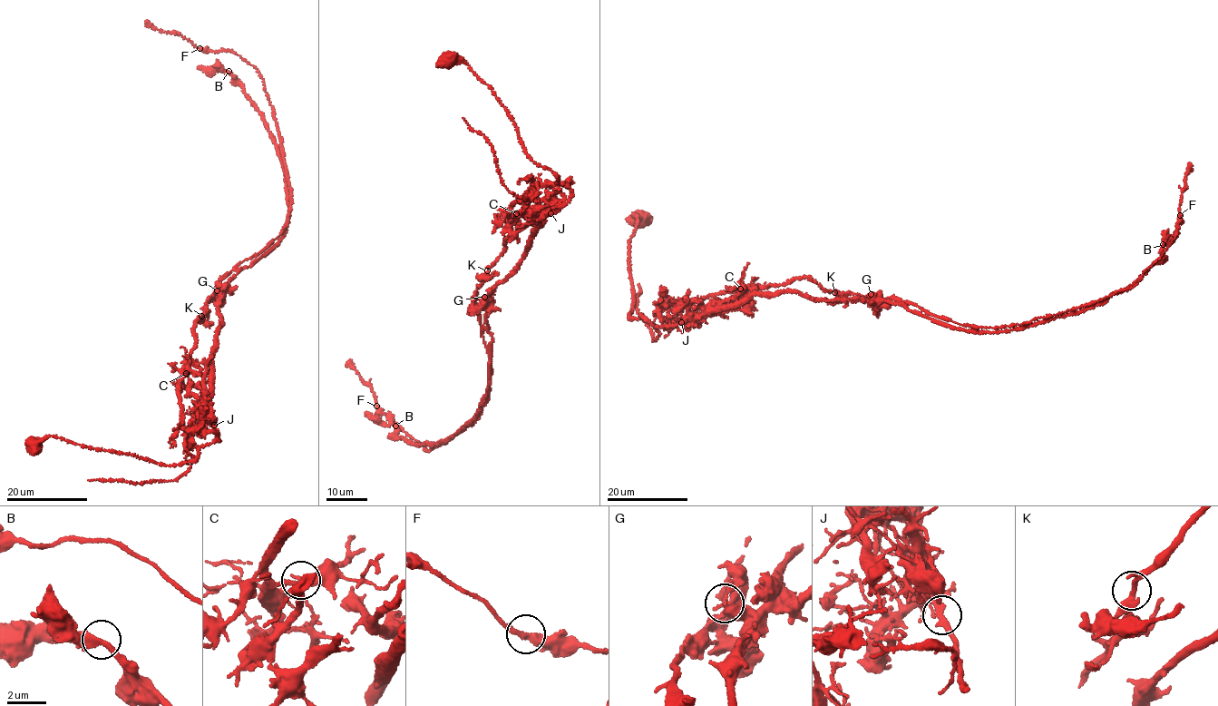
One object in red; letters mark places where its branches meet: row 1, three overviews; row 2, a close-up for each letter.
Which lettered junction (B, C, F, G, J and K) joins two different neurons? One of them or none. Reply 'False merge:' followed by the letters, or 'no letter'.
False merge: G

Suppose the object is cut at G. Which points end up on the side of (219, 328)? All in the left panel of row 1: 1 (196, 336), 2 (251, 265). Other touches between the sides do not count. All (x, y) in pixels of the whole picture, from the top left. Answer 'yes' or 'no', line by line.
1: no
2: yes

